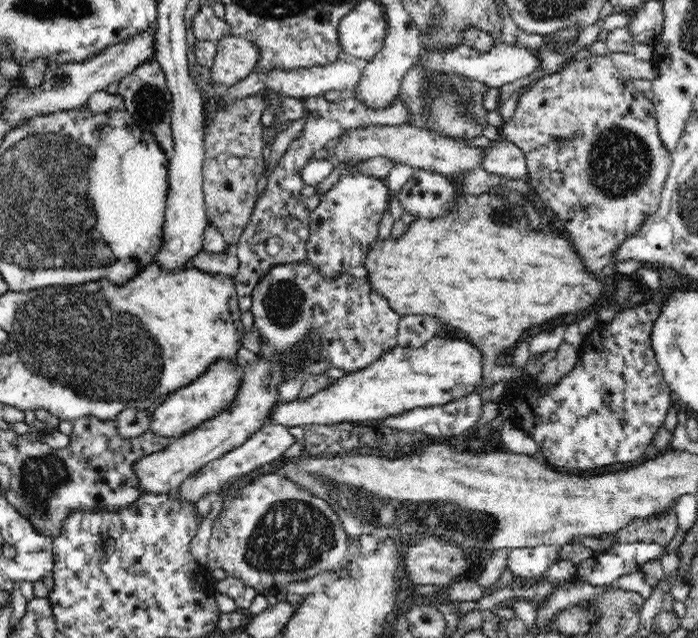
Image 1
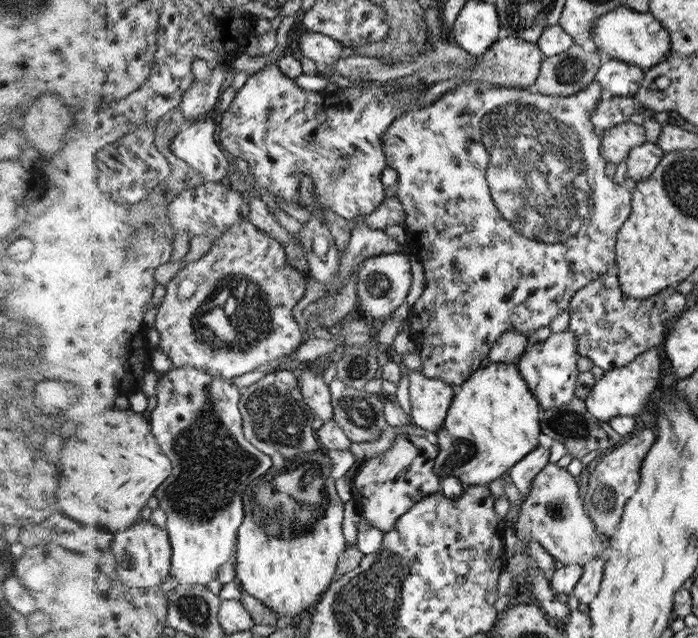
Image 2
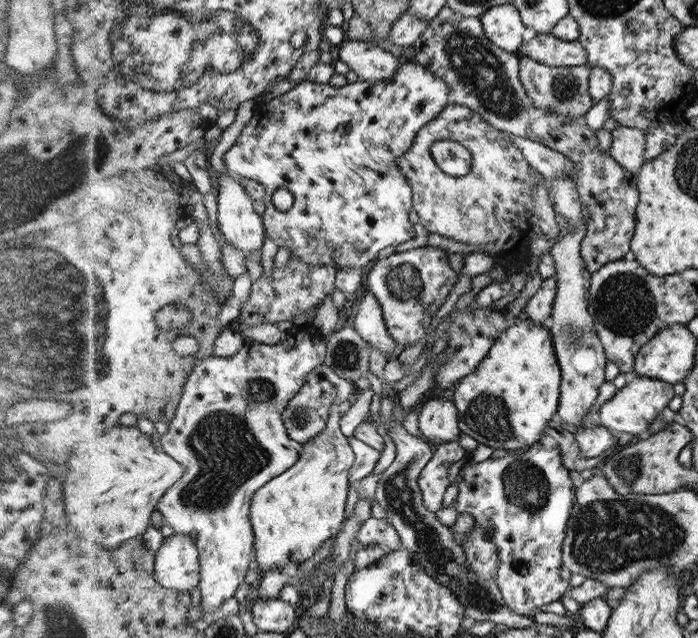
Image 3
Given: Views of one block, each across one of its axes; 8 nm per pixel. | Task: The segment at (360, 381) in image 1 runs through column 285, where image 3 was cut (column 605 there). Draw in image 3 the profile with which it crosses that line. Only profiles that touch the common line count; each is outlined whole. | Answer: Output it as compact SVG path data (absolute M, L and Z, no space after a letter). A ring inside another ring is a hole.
M631 375L626 385L618 389L616 394L601 406L597 423L614 430L616 433L623 433L626 438L636 434L645 437L648 435L648 426L654 422L654 418L664 408L668 408L668 402L674 396L676 394L672 392L672 384L668 384L666 381Z

